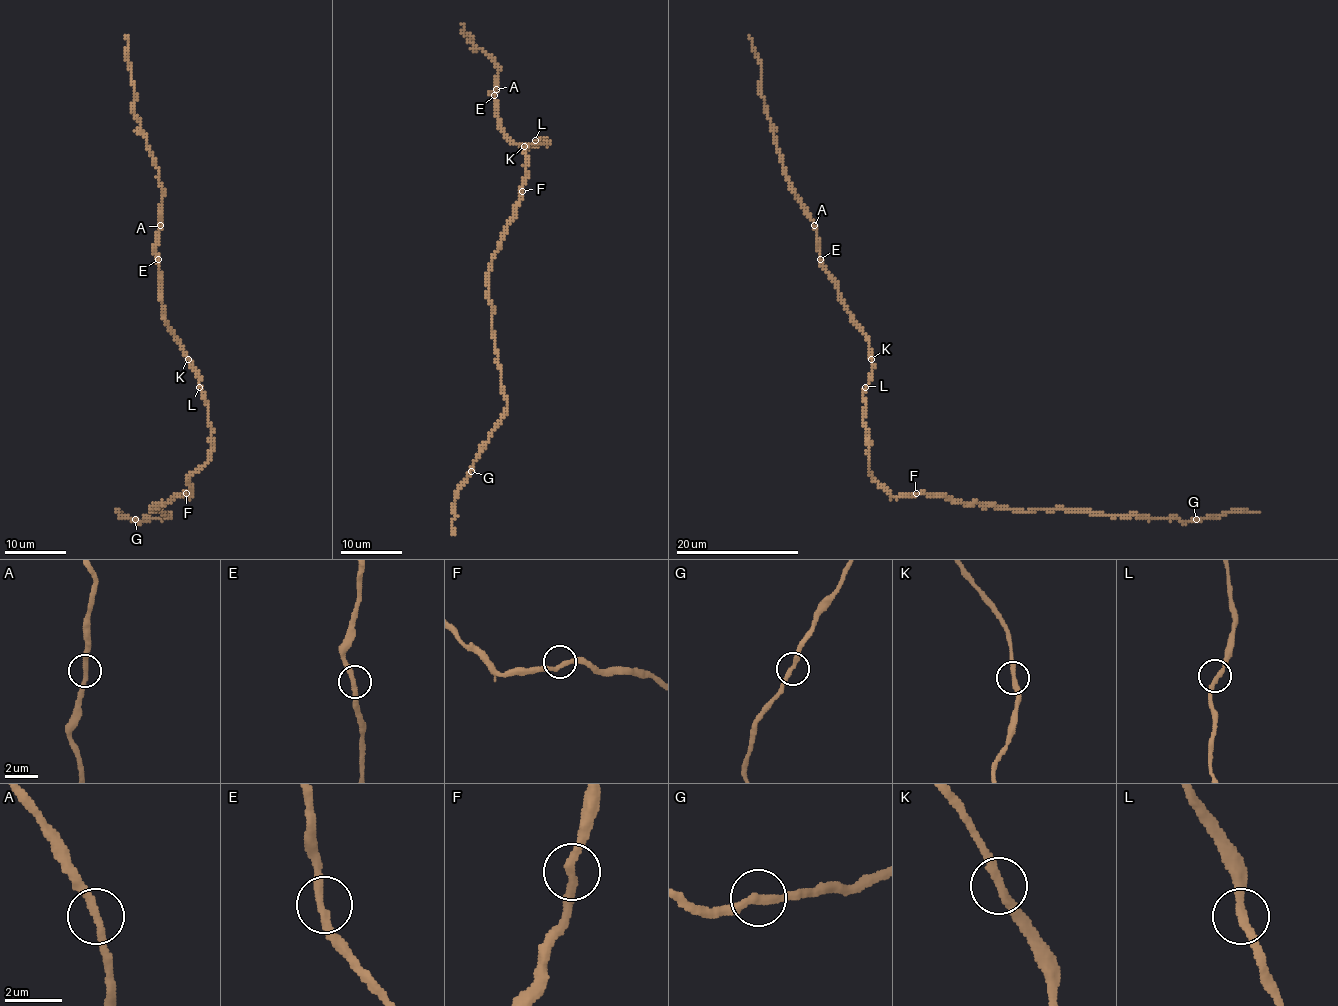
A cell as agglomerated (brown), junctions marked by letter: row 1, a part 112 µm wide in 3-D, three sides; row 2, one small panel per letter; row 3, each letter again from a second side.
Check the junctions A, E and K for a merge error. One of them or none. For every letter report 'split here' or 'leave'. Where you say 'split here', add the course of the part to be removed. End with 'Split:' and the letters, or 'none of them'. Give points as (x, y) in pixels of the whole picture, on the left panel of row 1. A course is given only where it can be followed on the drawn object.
A: leave
E: leave
K: leave
Split: none of them

